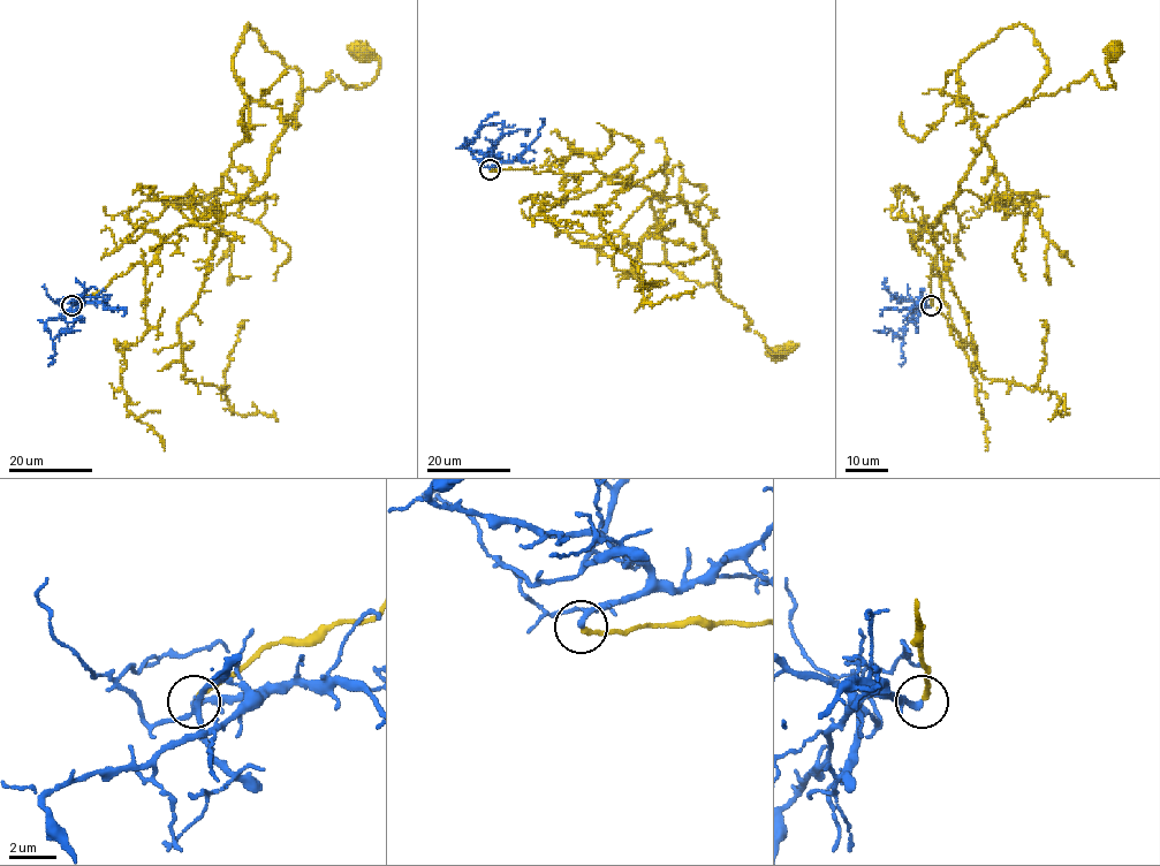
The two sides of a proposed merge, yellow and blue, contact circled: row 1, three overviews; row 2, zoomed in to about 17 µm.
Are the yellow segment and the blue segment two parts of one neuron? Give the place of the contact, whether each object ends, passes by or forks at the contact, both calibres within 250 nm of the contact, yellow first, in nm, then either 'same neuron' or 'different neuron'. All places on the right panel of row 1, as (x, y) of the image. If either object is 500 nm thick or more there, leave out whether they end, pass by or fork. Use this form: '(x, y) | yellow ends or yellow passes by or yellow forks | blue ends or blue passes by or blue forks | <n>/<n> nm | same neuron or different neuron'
(931, 305) | yellow ends | blue ends | 200/280 nm | different neuron

